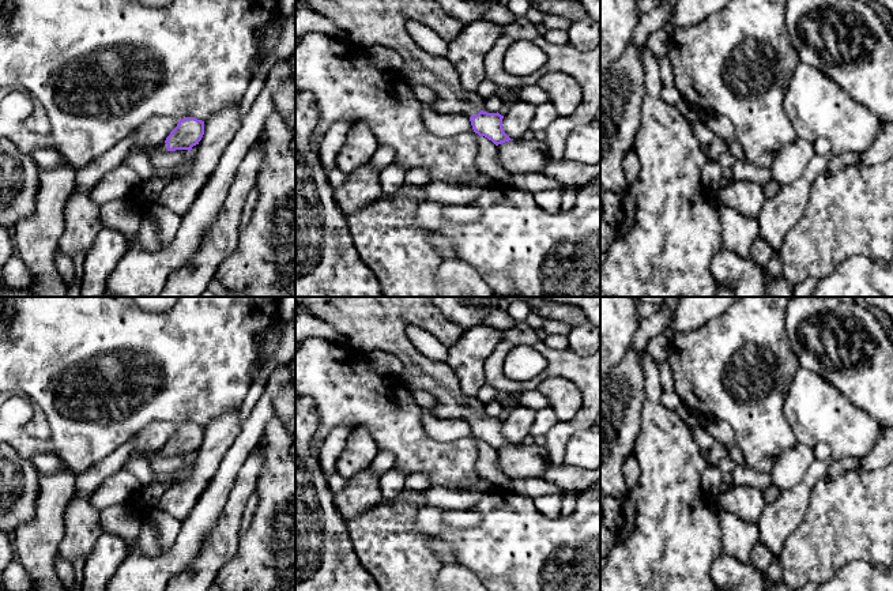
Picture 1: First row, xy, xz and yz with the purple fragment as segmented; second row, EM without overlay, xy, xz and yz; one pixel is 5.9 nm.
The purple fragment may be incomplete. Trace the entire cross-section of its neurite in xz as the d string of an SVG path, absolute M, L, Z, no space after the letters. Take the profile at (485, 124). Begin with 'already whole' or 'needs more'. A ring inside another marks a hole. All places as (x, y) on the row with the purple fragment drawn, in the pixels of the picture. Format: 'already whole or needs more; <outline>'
needs more; M304 0L309 8L328 18L336 26L347 31L348 41L362 49L374 45L397 50L403 57L399 68L400 78L411 84L430 87L436 93L436 102L432 109L440 114L466 114L470 117L472 129L485 136L496 146L513 140L502 128L502 118L498 112L482 110L483 99L476 91L464 89L453 65L442 56L433 56L425 52L407 31L407 22L415 20L432 29L445 41L457 37L466 27L459 19L445 12L434 0Z

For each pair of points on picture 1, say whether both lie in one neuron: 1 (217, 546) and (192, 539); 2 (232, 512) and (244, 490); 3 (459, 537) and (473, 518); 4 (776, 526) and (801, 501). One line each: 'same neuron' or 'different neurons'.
1: different neurons
2: same neuron
3: different neurons
4: same neuron

